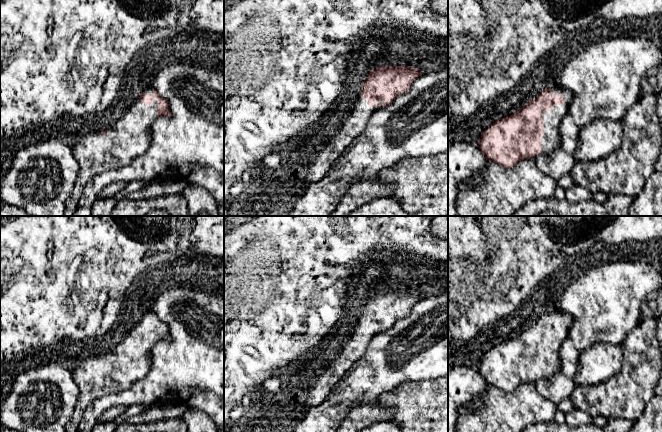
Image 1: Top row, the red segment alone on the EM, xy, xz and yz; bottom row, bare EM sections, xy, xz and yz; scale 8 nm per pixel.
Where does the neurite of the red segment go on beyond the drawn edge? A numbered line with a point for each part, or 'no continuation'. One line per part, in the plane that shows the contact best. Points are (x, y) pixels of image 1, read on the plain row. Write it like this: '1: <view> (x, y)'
1: yz (552, 343)

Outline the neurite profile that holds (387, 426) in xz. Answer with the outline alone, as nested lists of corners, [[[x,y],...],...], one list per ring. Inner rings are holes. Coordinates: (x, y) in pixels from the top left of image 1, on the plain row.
[[[391,421],[376,422],[359,432],[402,432],[401,429]]]

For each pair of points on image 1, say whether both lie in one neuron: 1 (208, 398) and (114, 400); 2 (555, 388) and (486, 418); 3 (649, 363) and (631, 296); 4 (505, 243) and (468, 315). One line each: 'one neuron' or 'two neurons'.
1: two neurons
2: two neurons
3: two neurons
4: one neuron

